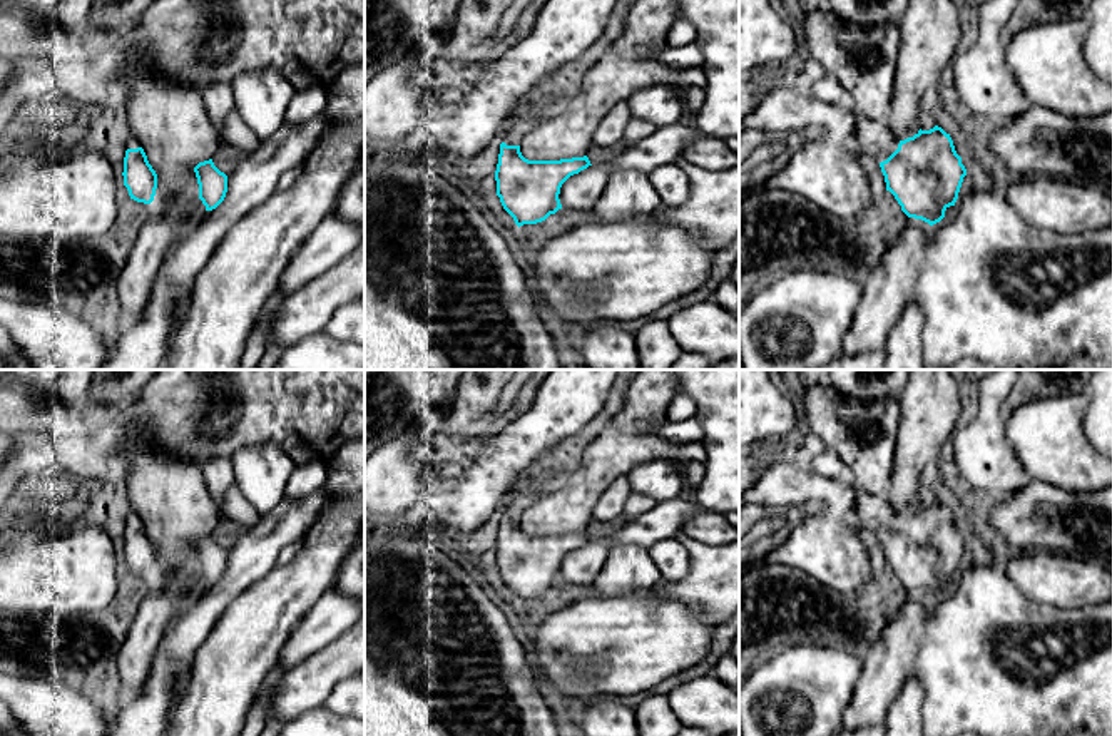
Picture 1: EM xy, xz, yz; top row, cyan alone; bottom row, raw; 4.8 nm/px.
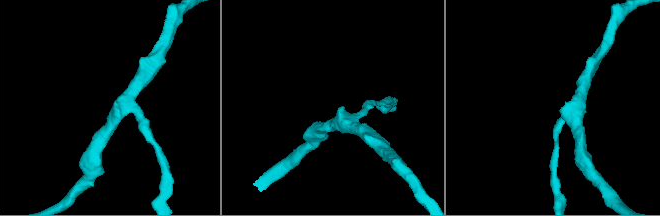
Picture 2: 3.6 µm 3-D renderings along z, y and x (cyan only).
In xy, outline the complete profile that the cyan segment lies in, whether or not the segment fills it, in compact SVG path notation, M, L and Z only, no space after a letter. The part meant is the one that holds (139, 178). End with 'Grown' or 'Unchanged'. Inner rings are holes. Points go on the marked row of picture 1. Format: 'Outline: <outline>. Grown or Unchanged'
Outline: M134 135L127 142L122 176L130 199L144 204L150 204L154 201L157 174Z. Grown

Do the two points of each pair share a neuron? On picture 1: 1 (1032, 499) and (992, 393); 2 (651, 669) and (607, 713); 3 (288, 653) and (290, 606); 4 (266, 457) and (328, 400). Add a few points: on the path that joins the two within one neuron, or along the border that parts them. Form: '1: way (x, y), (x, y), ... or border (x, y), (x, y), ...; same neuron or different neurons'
1: border (1030, 479), (1022, 487), (992, 502); different neurons
2: border (619, 698), (591, 698), (581, 705); different neurons
3: border (311, 606), (288, 638), (276, 663); different neurons
4: border (239, 449), (276, 444), (296, 464); different neurons

